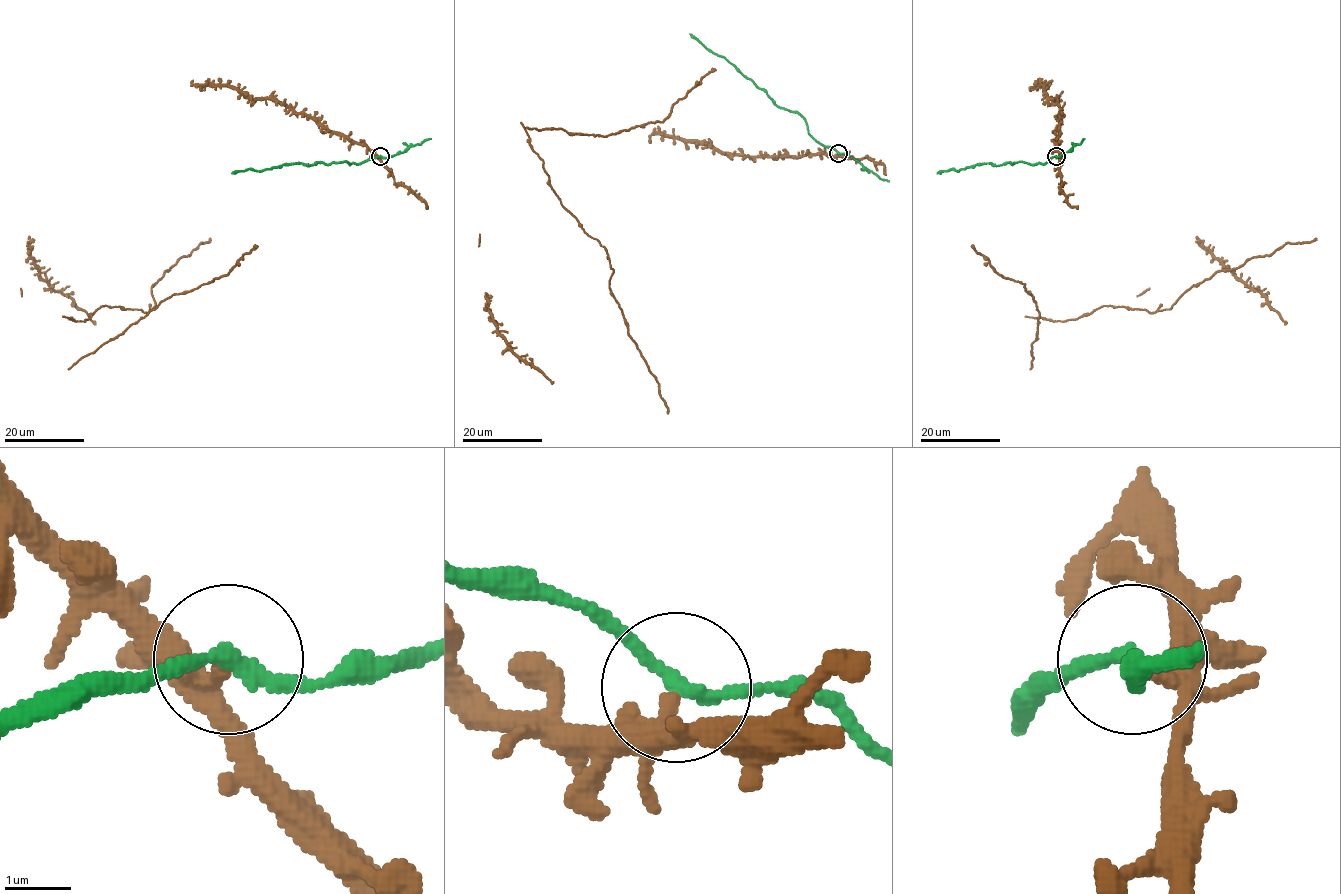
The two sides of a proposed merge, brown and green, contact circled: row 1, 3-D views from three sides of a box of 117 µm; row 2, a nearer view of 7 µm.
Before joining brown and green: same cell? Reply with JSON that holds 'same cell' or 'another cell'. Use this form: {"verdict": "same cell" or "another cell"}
{"verdict": "same cell"}

